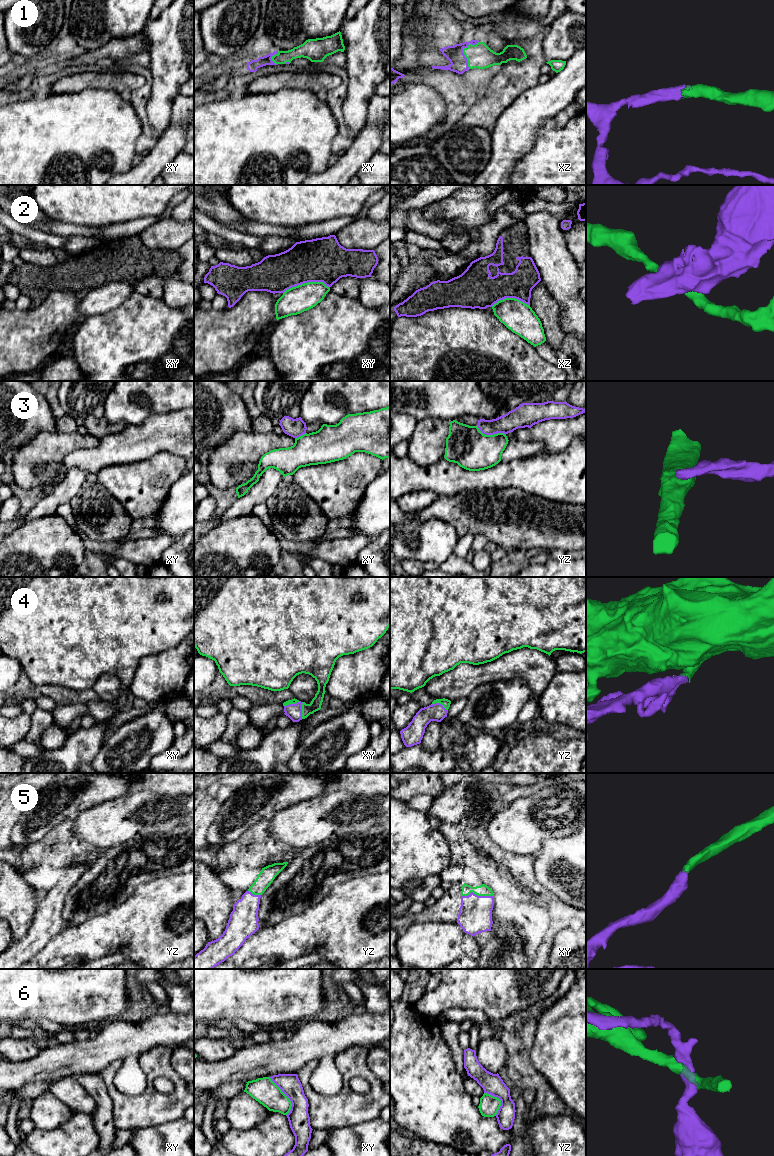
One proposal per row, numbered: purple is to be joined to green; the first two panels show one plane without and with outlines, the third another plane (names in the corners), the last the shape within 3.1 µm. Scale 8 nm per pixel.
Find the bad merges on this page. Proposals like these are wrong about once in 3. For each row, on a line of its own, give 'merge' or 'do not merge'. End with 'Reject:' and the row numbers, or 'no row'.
1: merge
2: do not merge
3: do not merge
4: merge
5: merge
6: do not merge
Reject: 2, 3, 6

